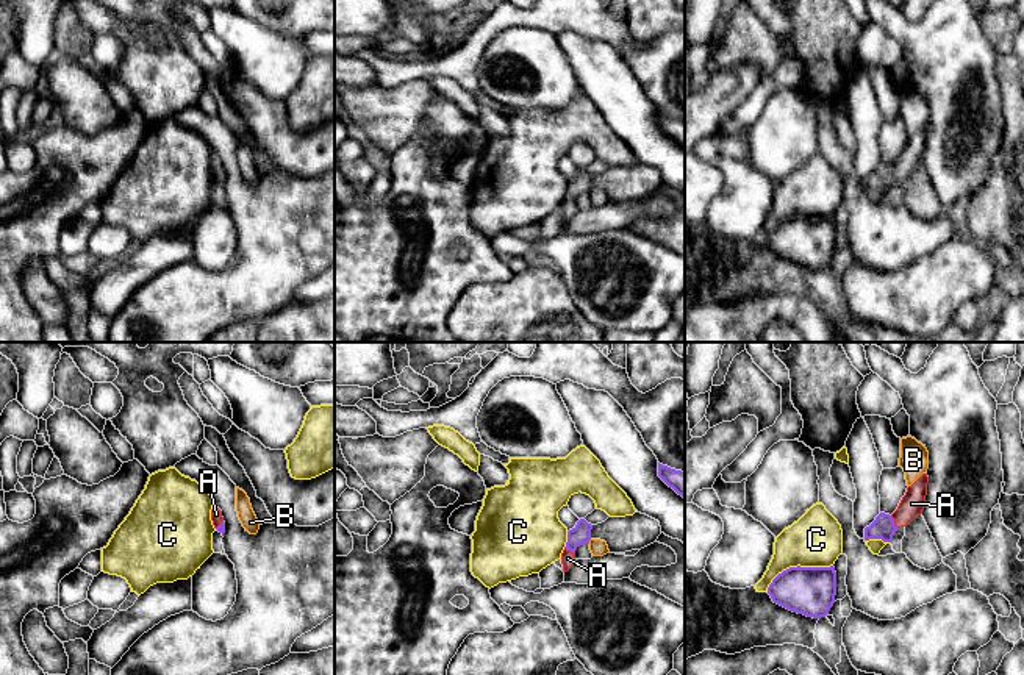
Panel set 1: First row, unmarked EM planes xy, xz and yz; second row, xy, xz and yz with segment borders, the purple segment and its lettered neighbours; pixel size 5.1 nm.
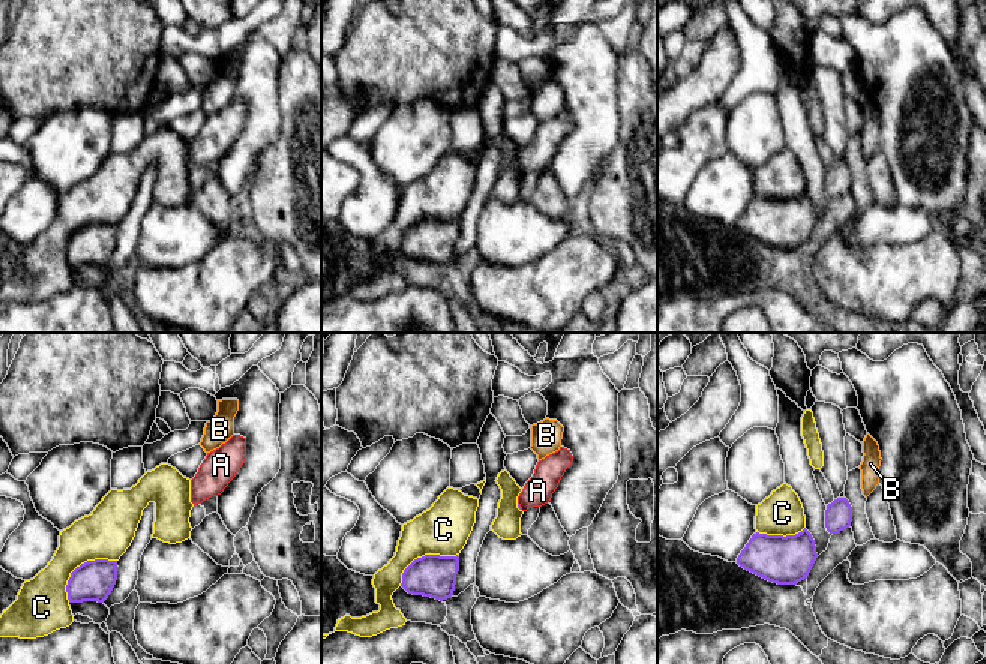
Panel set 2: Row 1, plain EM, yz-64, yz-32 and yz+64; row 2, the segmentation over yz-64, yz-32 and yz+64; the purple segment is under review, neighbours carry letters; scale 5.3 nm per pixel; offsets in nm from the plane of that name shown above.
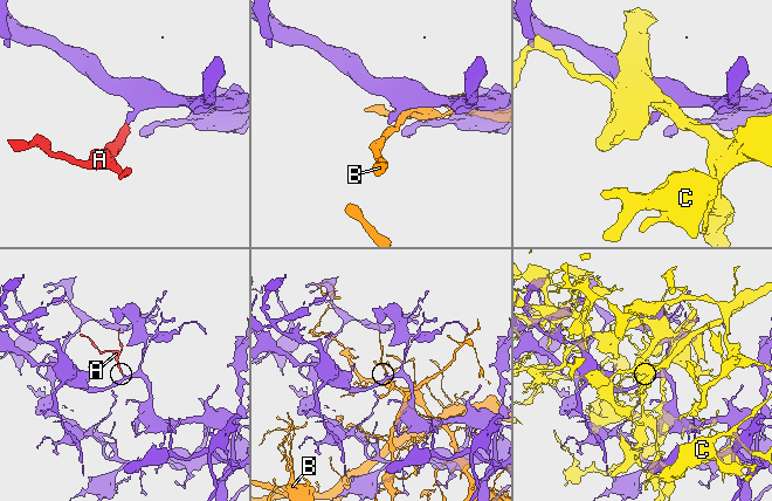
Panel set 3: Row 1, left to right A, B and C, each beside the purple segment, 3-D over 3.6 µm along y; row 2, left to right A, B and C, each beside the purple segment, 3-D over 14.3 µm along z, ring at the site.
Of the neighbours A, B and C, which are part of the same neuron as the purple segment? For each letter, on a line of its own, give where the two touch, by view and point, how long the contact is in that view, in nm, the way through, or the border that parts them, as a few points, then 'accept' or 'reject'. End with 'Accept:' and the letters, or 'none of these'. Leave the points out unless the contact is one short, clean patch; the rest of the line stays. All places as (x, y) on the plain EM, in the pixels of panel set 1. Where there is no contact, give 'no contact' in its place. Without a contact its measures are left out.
A: meets purple in yz at (893, 172); contact 80 nm long; runs through yz (884, 177), (893, 172), (912, 153); accept
B: meets purple in xz at (590, 189); contact 30 nm long; reject
C: meets purple in yz at (798, 216); contact 380 nm long; reject
Accept: A

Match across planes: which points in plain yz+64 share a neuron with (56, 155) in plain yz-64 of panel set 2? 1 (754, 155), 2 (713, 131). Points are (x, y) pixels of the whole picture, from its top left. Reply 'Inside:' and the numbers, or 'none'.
Inside: 1

